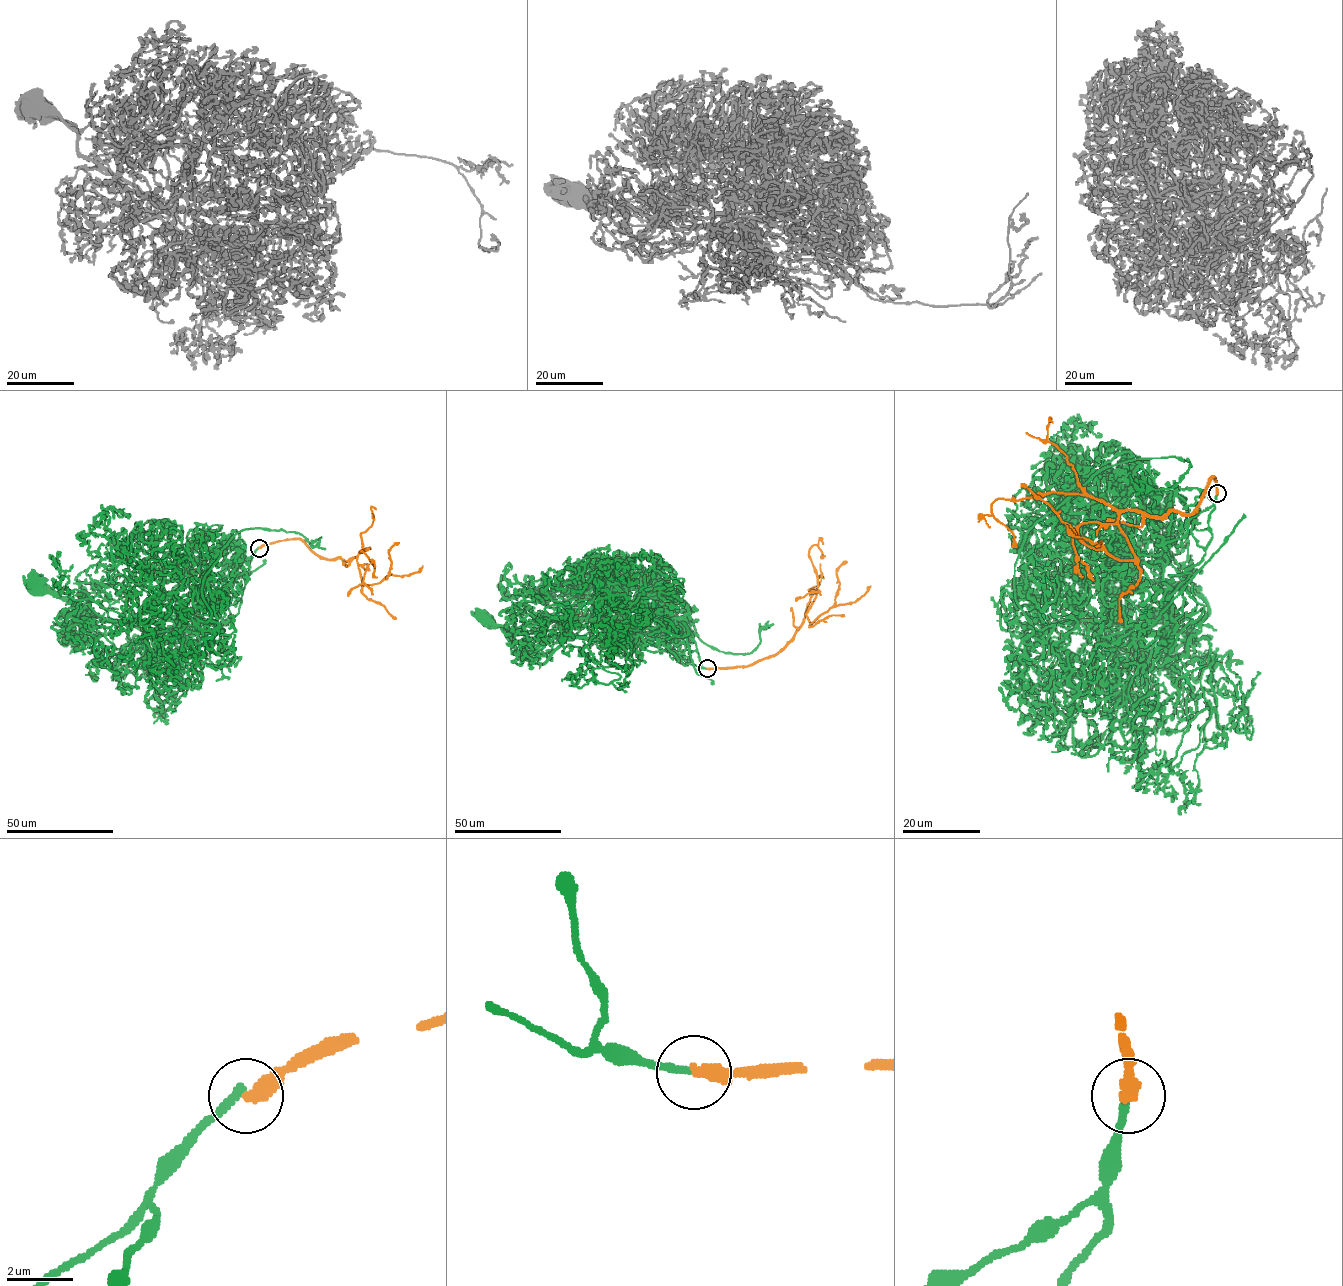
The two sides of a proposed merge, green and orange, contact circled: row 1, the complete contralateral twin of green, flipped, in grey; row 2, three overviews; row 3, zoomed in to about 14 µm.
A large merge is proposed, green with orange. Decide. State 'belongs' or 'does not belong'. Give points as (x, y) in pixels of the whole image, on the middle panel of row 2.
does not belong

